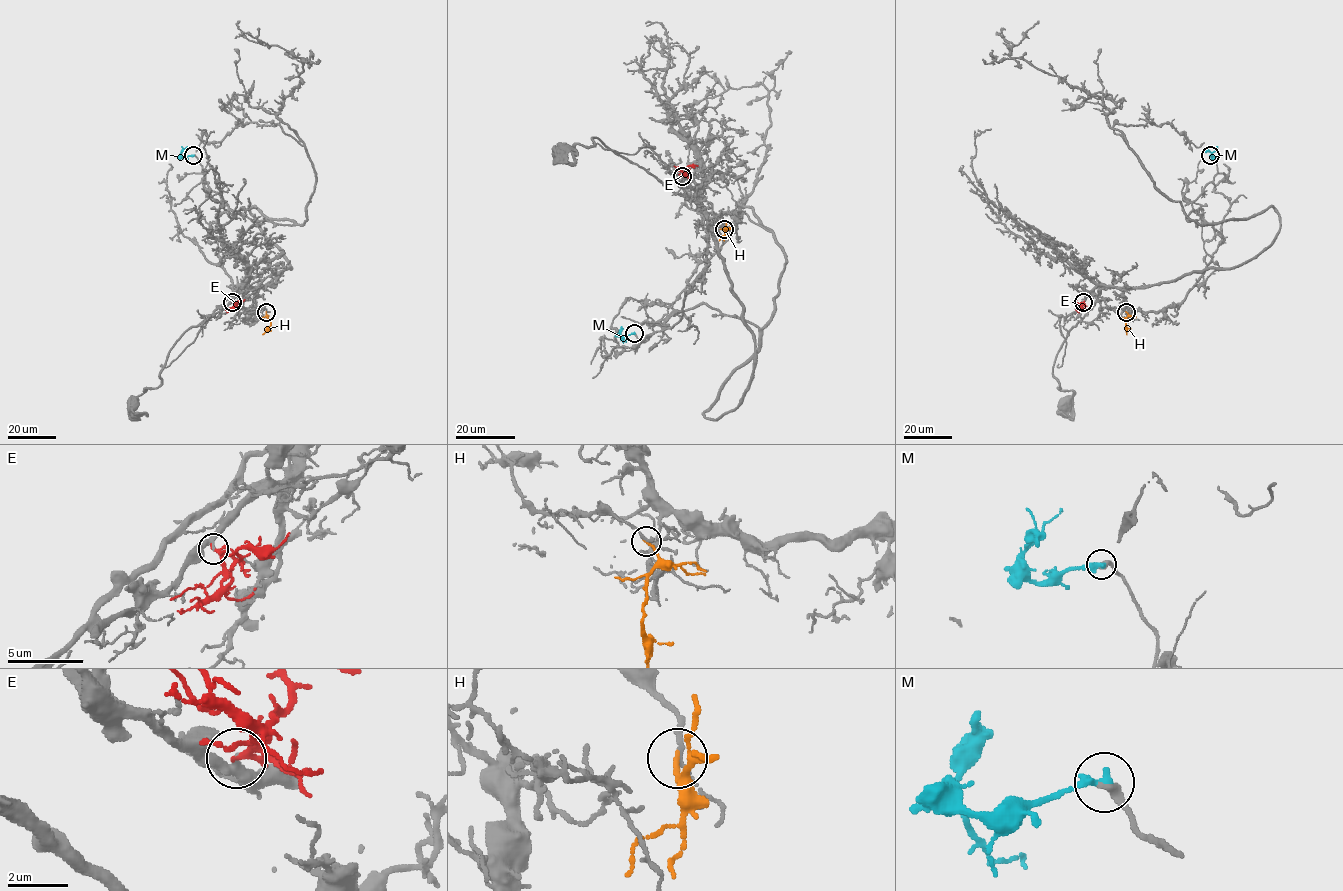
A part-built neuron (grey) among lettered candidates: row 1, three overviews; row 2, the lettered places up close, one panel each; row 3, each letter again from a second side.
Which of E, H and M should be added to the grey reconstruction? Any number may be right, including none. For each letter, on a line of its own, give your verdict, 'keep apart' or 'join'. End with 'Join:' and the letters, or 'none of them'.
E: join
H: keep apart
M: join
Join: E, M

